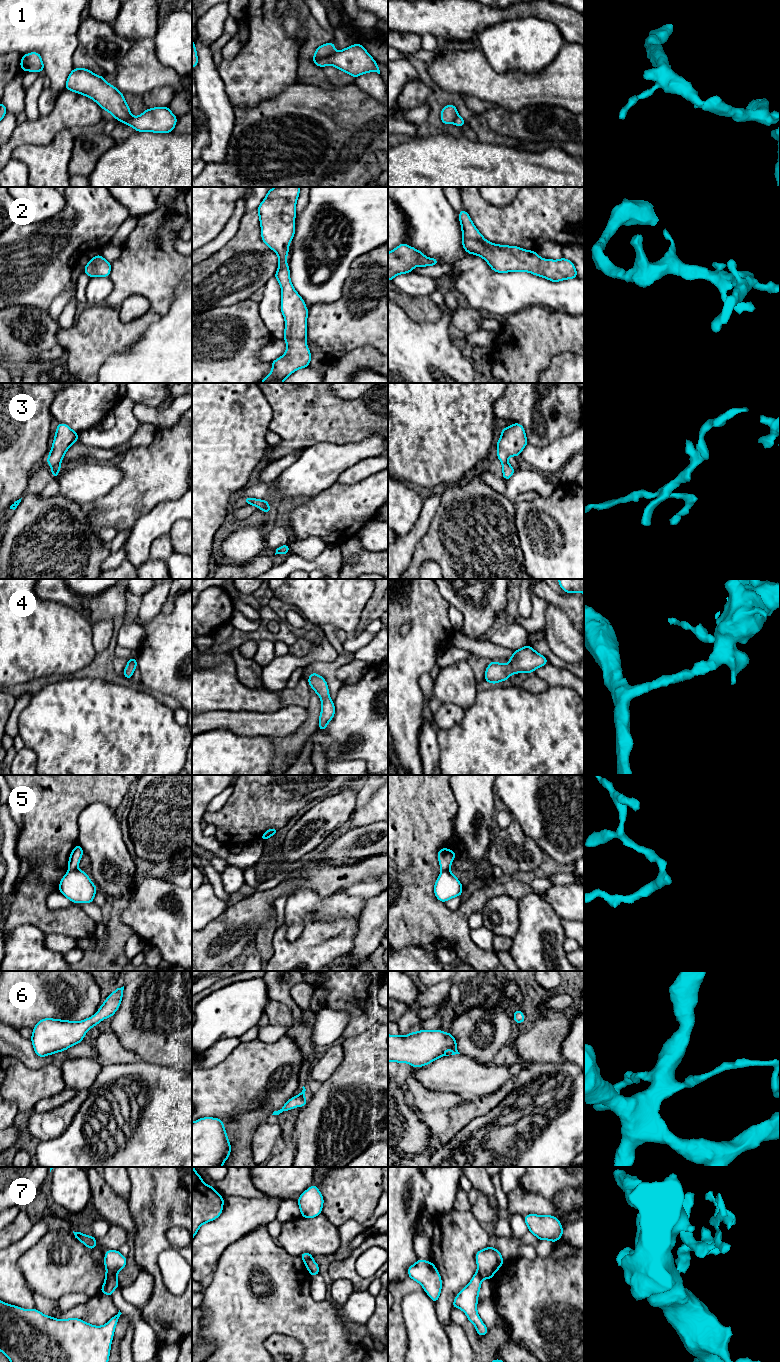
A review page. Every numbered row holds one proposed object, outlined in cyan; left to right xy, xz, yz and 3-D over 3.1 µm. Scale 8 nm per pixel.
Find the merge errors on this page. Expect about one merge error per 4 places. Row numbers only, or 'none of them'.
1, 3, 5, 7

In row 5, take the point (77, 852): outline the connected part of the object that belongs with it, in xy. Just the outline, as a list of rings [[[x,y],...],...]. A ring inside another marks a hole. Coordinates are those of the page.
[[[79,844],[73,848],[68,861],[69,871],[76,870],[78,868],[78,864],[81,860],[83,853],[84,850]]]

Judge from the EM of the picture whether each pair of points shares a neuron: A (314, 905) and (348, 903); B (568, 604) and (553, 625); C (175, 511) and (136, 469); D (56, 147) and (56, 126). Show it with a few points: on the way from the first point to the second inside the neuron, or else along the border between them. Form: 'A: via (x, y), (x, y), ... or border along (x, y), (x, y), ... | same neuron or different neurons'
A: via (322, 905), (340, 905) | same neuron
B: border along (548, 602), (559, 606), (573, 623) | different neurons
C: border along (181, 496), (172, 500), (162, 501), (147, 514) | different neurons
D: border along (68, 128), (62, 129), (44, 145), (34, 144) | different neurons

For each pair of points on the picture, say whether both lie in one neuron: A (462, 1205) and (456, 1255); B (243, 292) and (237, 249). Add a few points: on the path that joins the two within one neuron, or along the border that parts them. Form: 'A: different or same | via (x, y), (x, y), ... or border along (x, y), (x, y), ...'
A: different | border along (453, 1206), (459, 1210), (469, 1210)
B: same | via (239, 281), (239, 260)

